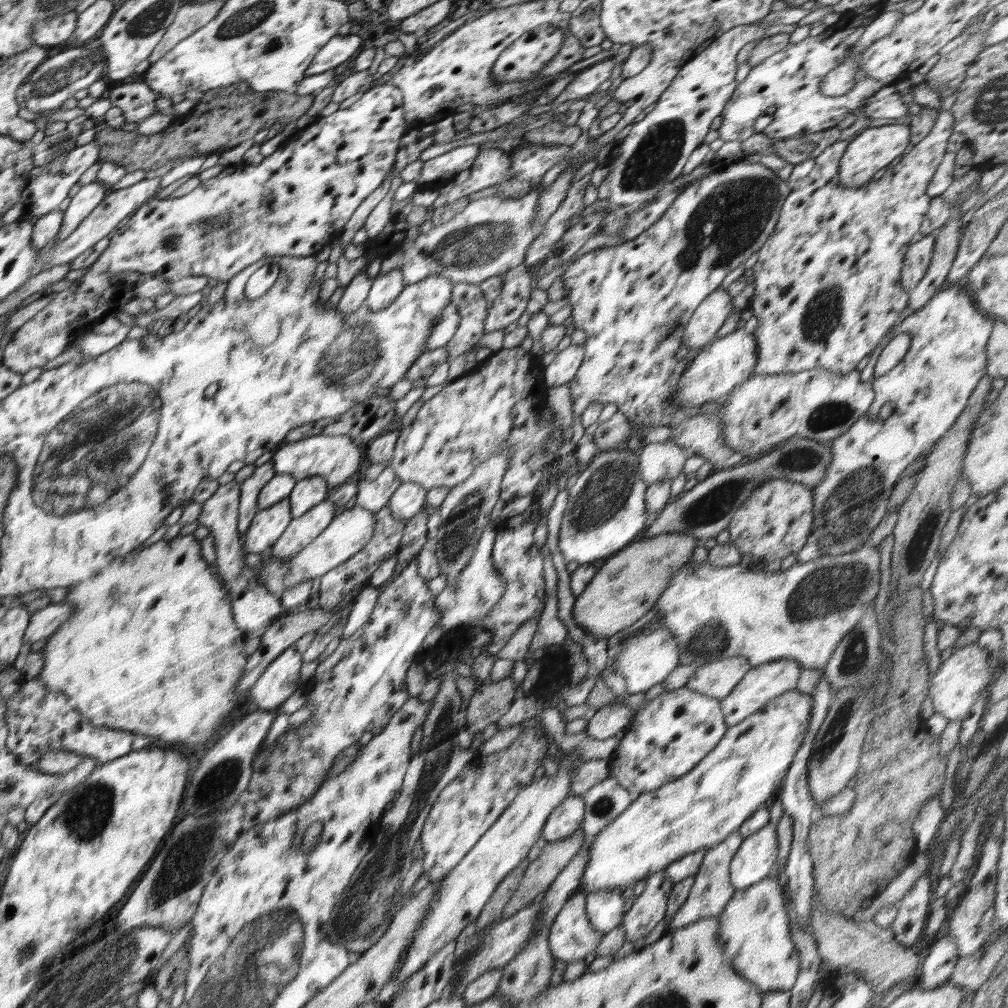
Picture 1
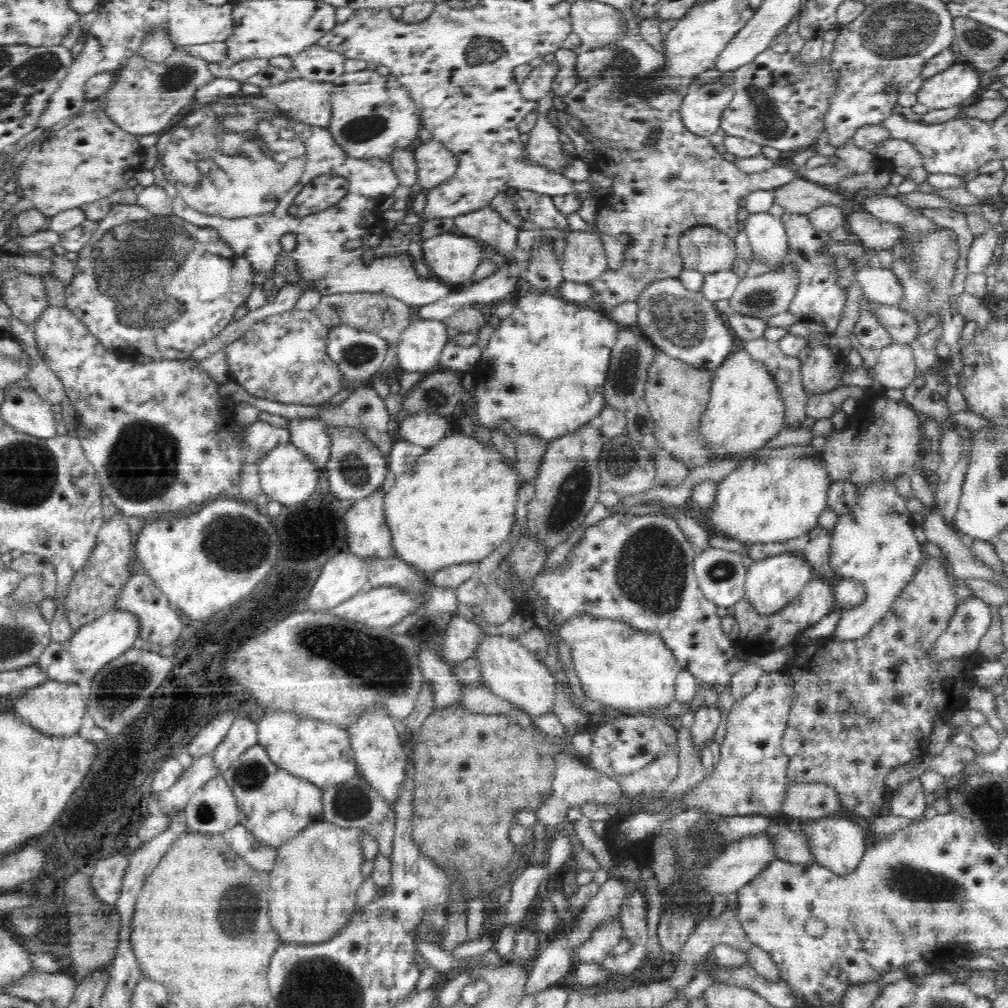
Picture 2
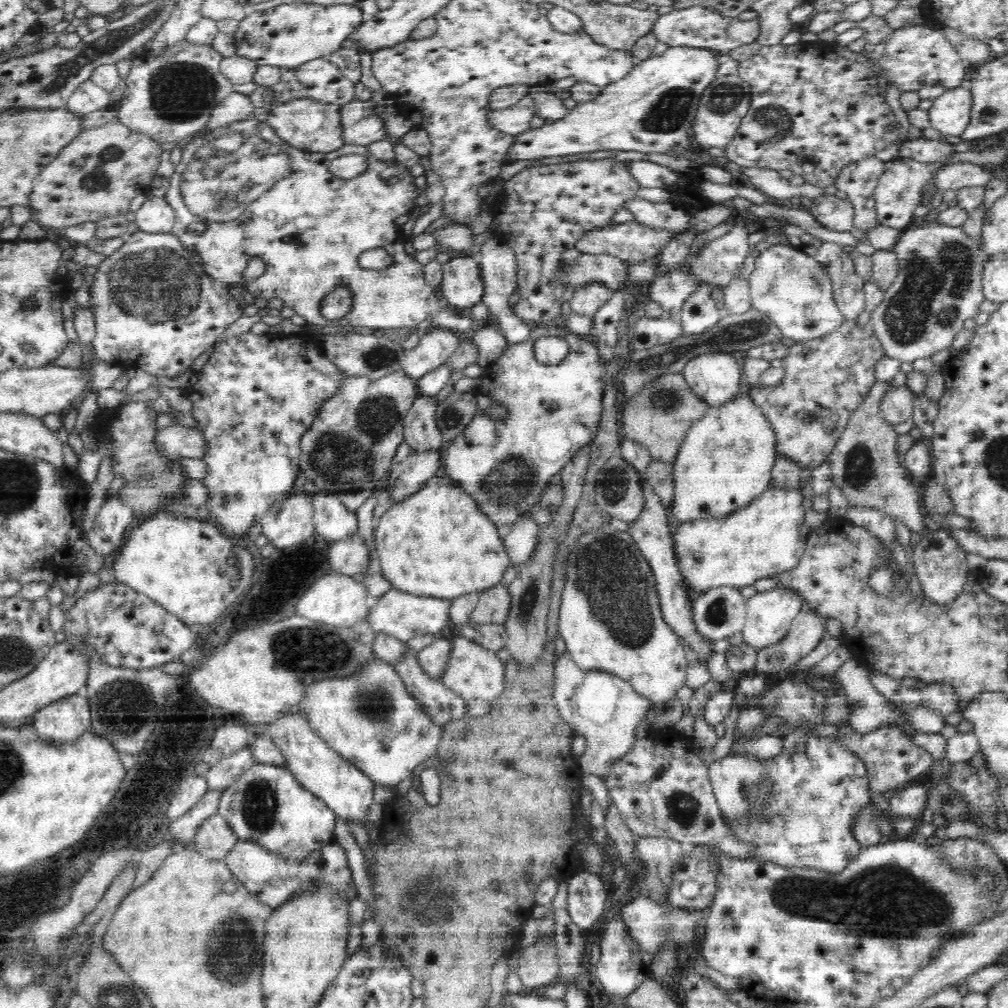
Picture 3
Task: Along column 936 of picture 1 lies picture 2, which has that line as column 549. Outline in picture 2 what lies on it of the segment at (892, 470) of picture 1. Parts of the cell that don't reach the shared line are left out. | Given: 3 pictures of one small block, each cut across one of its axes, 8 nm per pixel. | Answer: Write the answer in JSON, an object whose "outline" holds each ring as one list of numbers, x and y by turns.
{"outline":[[529,289,526,296,522,296,522,298,516,297,512,302,514,303,514,312,508,318,501,320,499,326,491,334,487,347,484,346,482,348,481,360,478,363,484,366,484,374,482,376,486,378,486,382,478,382,480,386,478,386,478,394,476,394,476,408,467,410,466,404,464,404,463,415,461,415,461,419,457,420,461,425,456,429,466,433,466,435,472,435,471,430,474,425,482,425,482,427,488,427,488,430,500,429,500,431,508,433,512,437,512,441,522,433,530,433,530,435,536,435,536,437,548,442,563,434,574,432,583,424,590,423,591,418,600,414,600,411,606,406,604,384,607,380,612,349,614,344,616,344,618,330,620,330,619,324,608,319,599,310,577,306,572,302,563,300,558,295,552,295,552,293,540,293]]}

